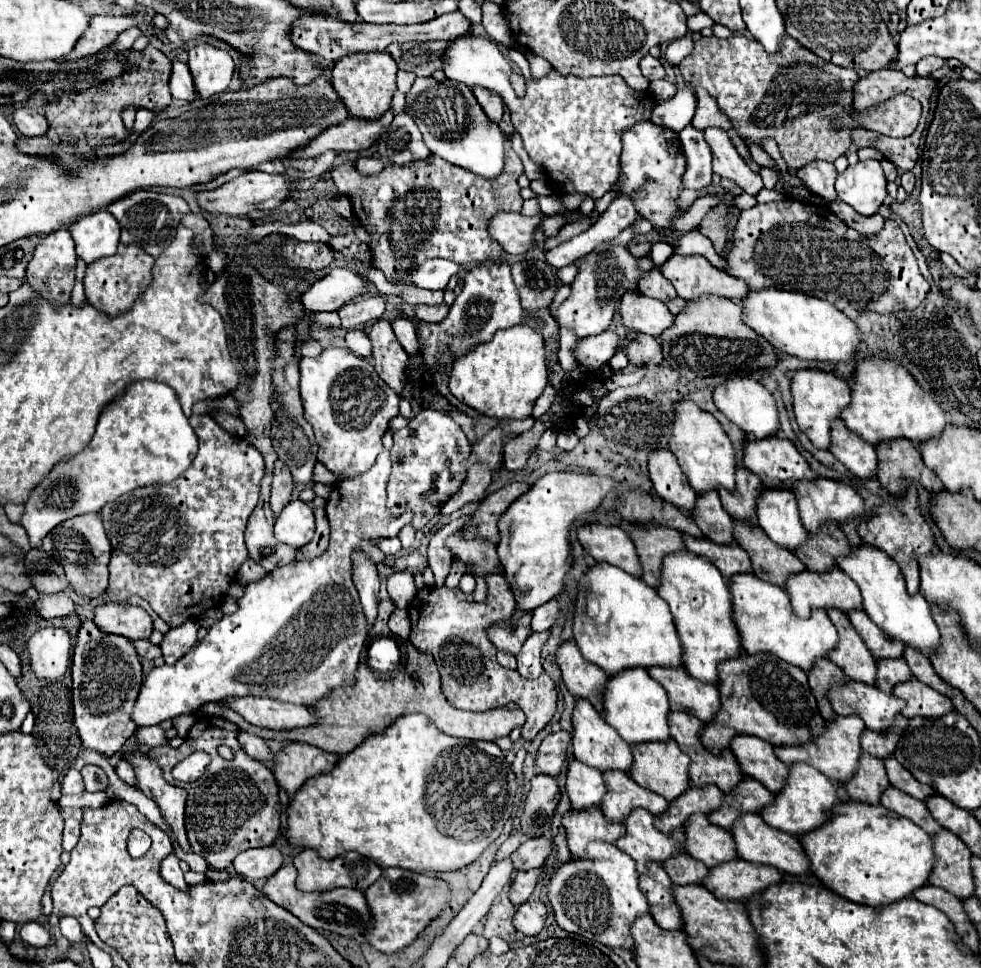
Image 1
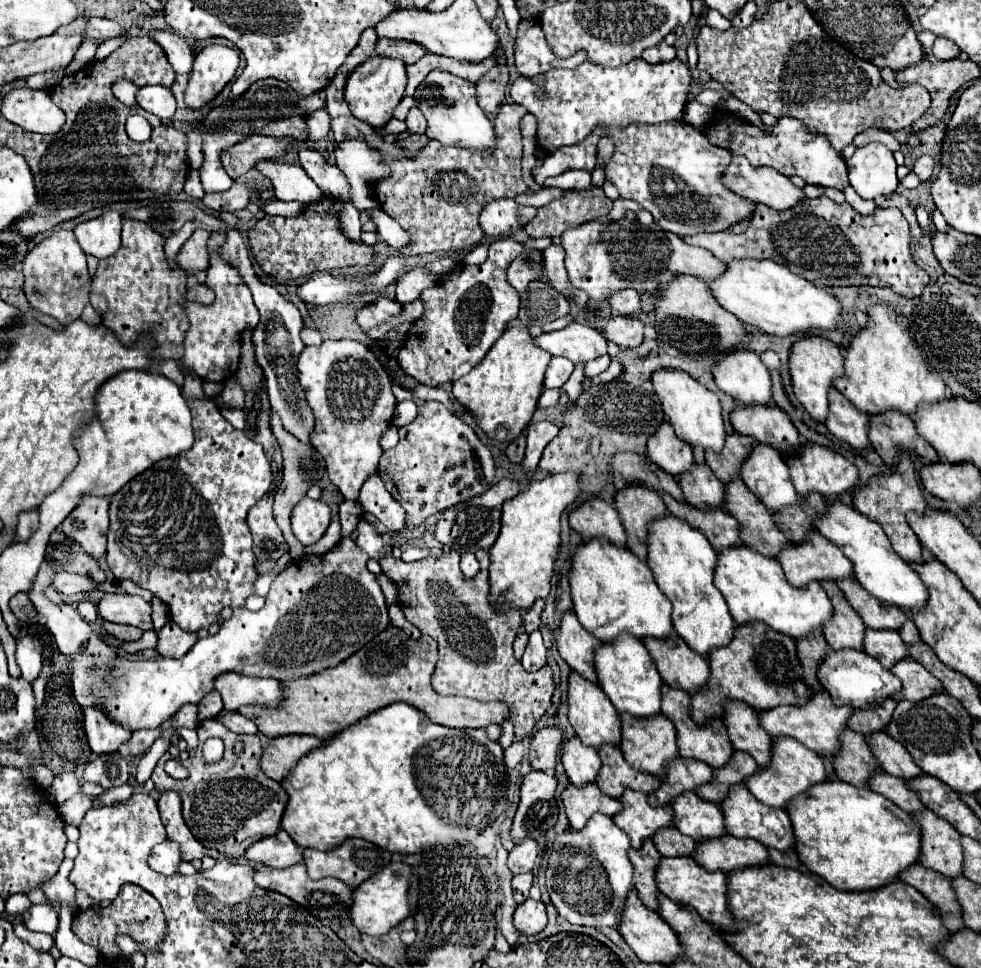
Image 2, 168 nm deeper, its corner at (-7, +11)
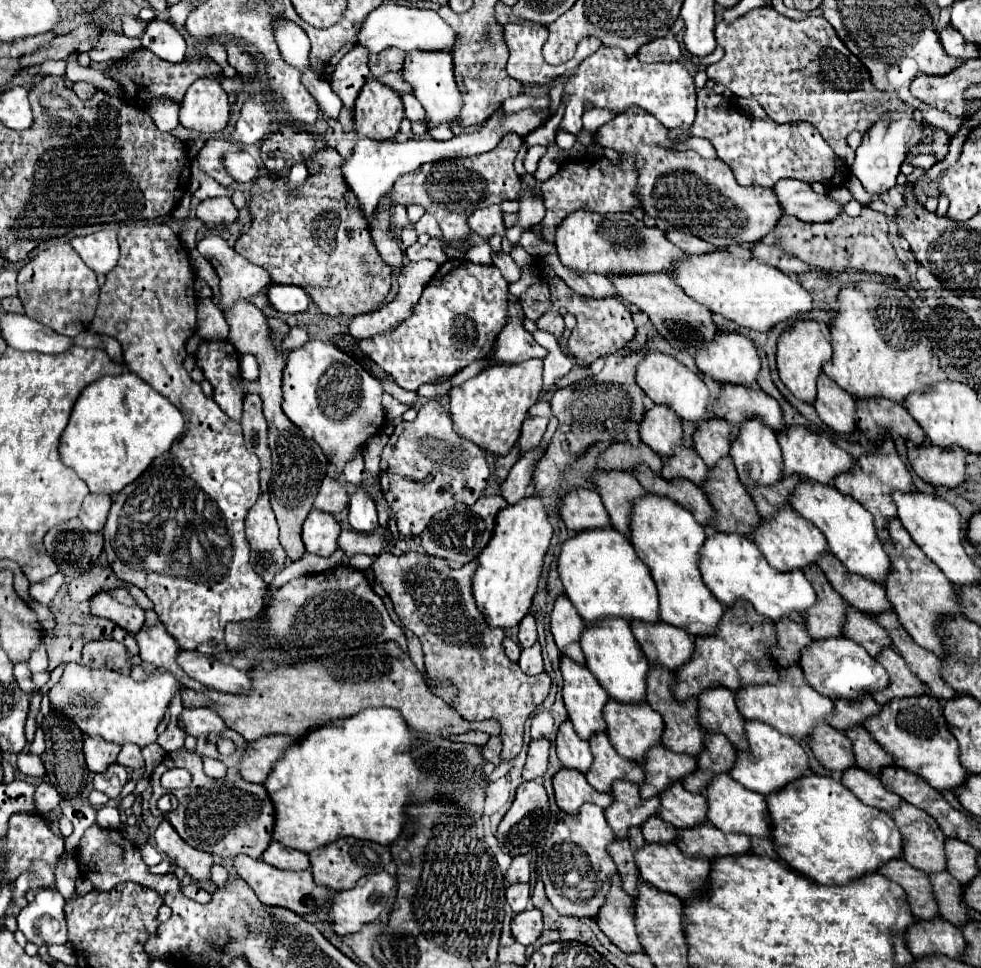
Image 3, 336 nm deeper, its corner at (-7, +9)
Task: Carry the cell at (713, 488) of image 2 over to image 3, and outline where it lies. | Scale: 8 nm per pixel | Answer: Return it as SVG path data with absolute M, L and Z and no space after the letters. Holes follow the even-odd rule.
M677 447L673 457L665 459L663 463L665 463L665 467L661 471L661 477L667 481L687 479L687 481L701 487L707 479L707 473L709 473L703 459L693 449L687 449L687 447Z

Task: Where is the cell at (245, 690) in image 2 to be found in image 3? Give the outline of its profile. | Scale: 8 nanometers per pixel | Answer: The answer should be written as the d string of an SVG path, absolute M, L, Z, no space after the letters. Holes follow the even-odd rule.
M181 651L181 657L177 657L179 667L199 683L203 683L207 689L219 691L219 693L231 693L231 695L249 695L251 693L251 679L247 673L207 659L205 655L193 653L193 651Z

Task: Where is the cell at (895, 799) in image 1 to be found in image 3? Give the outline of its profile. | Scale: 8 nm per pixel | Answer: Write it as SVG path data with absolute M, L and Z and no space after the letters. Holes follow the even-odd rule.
M857 765L849 767L849 771L841 775L841 783L847 785L847 789L851 789L863 803L883 809L887 813L893 813L903 803L903 799L897 793L885 789L879 777L861 771L861 767Z

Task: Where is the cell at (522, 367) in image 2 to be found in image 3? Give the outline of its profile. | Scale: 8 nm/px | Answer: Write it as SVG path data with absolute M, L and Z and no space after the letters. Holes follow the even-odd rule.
M529 359L525 363L493 363L461 387L453 387L449 391L449 405L455 429L481 449L493 451L495 455L509 453L521 435L521 425L529 407L537 403L537 391L541 391L541 367L541 359Z

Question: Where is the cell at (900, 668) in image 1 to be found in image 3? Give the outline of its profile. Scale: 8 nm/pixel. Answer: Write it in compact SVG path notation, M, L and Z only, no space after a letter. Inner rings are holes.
M847 607L847 625L843 635L865 647L873 657L893 645L889 633L871 615L861 615L861 611L853 611L853 607Z

